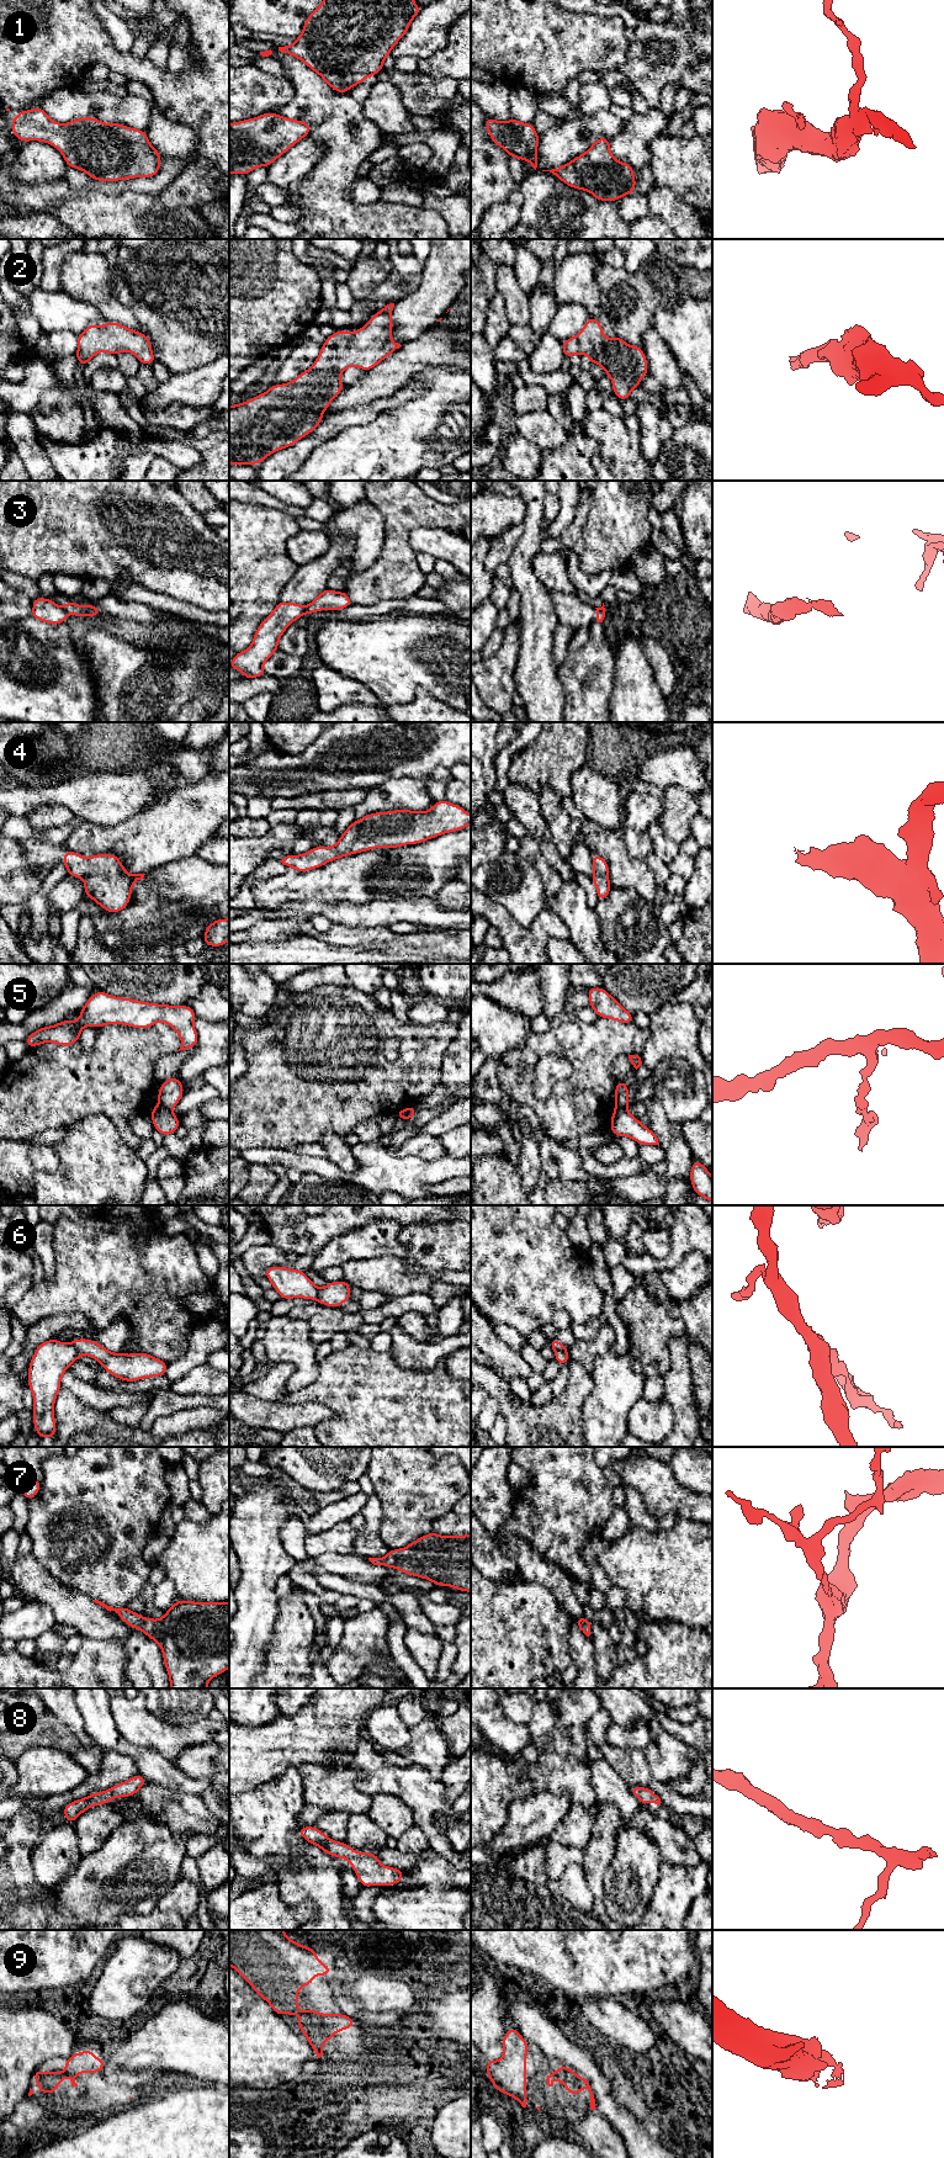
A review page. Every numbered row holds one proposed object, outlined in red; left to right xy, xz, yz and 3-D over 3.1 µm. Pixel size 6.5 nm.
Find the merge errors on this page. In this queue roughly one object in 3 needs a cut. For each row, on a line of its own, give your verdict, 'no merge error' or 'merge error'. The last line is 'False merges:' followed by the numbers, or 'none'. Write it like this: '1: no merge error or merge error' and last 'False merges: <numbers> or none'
1: no merge error
2: no merge error
3: merge error
4: no merge error
5: merge error
6: merge error
7: no merge error
8: no merge error
9: no merge error
False merges: 3, 5, 6

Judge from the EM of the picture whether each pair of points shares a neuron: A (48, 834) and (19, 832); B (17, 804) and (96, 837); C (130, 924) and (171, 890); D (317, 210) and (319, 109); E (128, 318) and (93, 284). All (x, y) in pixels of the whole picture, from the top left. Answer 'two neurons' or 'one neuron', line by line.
A: one neuron
B: two neurons
C: one neuron
D: one neuron
E: one neuron

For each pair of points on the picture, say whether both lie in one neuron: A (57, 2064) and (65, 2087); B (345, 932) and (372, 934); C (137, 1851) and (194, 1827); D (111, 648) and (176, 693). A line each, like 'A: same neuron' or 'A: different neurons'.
A: same neuron
B: same neuron
C: different neurons
D: same neuron

